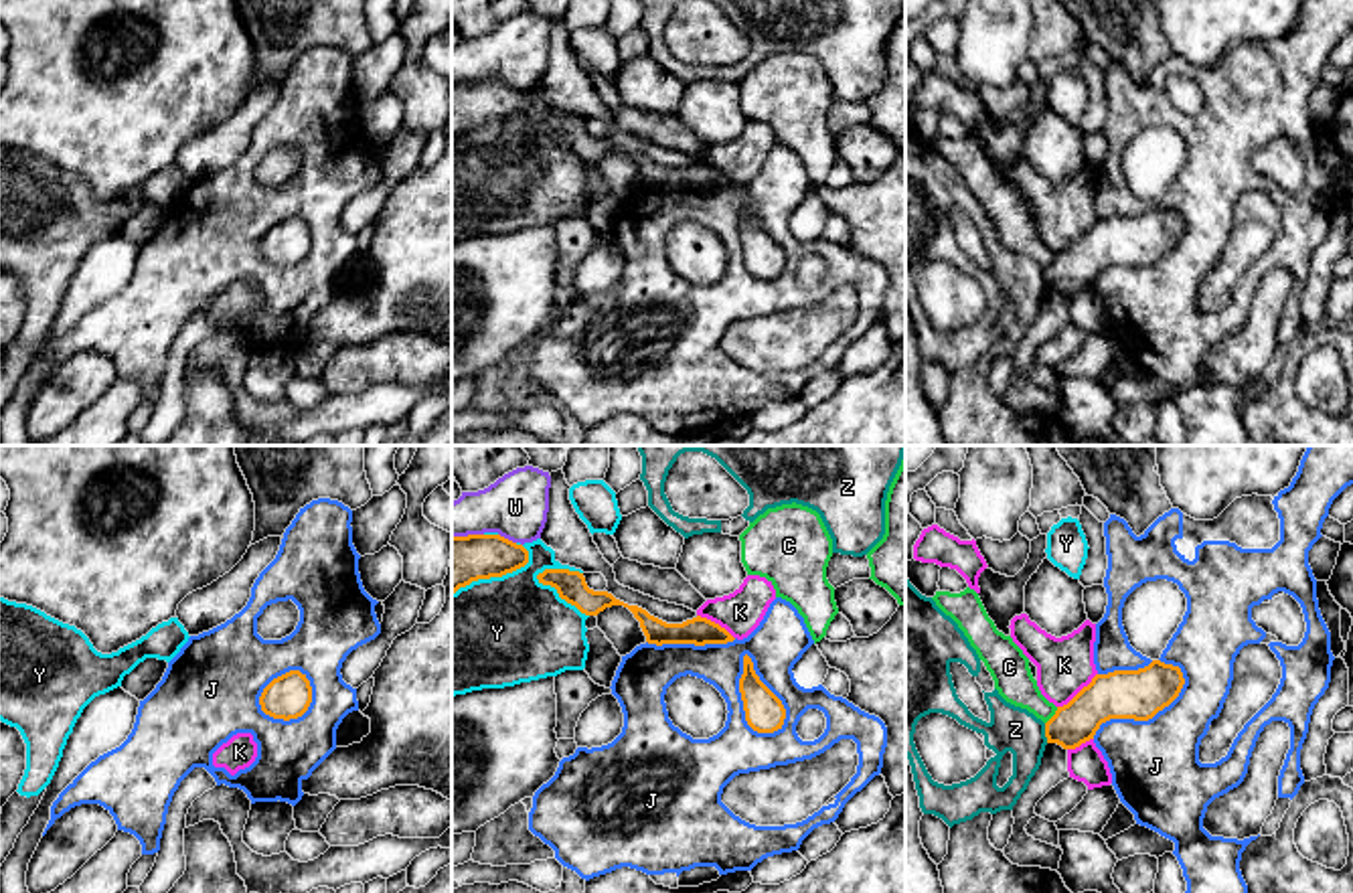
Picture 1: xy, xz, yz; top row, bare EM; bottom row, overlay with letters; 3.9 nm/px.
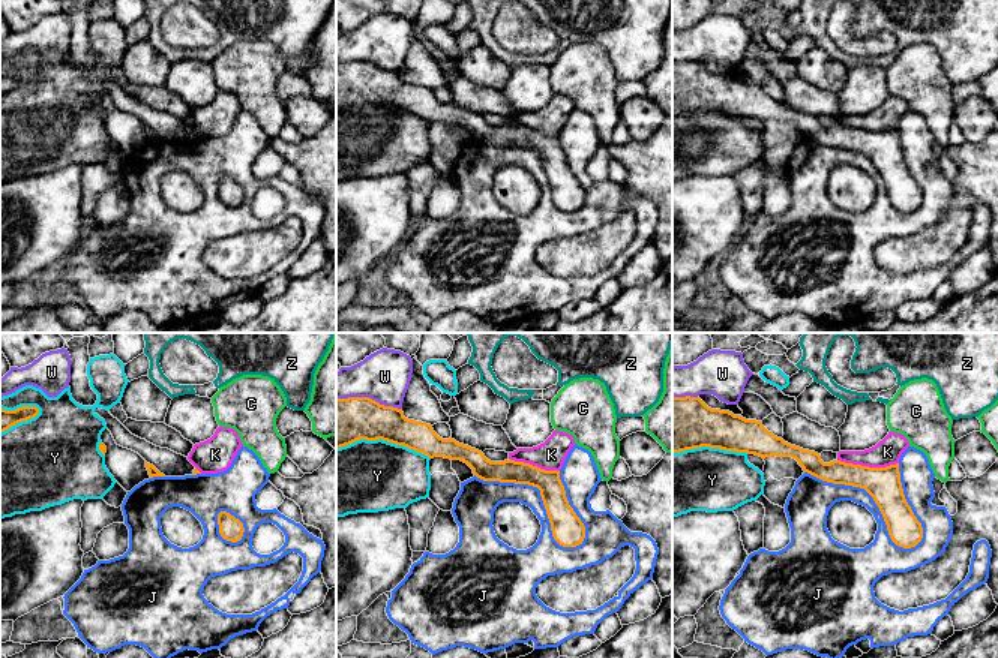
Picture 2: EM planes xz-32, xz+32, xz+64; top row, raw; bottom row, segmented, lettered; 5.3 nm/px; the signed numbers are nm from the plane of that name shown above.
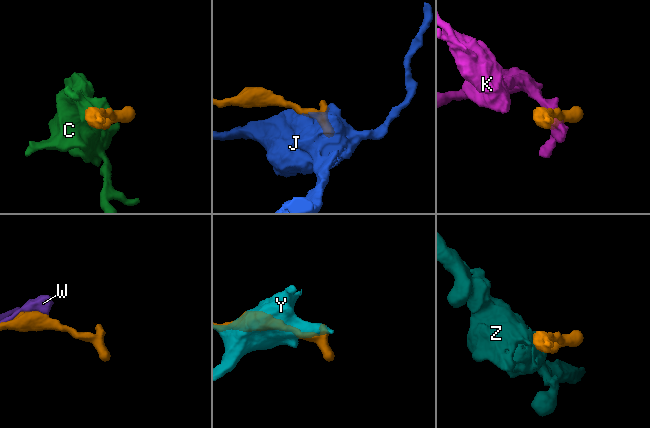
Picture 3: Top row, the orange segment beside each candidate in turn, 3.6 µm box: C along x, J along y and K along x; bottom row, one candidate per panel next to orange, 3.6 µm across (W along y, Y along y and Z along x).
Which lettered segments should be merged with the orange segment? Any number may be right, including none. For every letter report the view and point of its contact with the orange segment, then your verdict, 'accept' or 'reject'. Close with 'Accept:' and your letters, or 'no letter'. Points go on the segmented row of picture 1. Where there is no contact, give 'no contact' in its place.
C: meets orange in yz at (1054, 715); reject
J: meets orange in xz at (772, 693); reject
K: meets orange in yz at (1080, 691); reject
W: meets orange in xz at (507, 539); reject
Y: meets orange in xz at (562, 598); reject
Z: meets orange in yz at (1046, 734); reject
Accept: no letter

